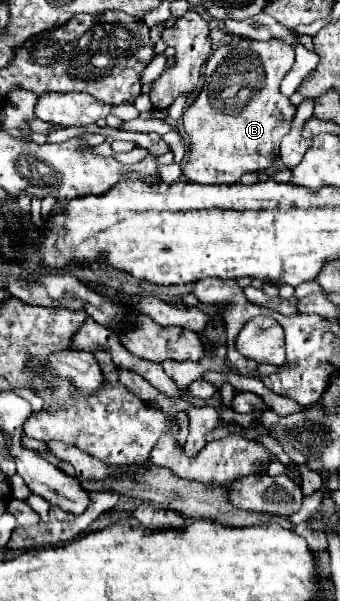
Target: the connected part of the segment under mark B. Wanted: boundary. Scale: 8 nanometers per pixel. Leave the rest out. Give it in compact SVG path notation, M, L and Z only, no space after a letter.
M241 41L213 51L205 65L205 83L197 99L183 113L183 129L189 135L189 157L183 165L183 177L189 183L237 183L247 171L263 171L279 157L279 143L289 133L295 117L295 105L279 91L281 79L295 63L291 45L271 41Z

